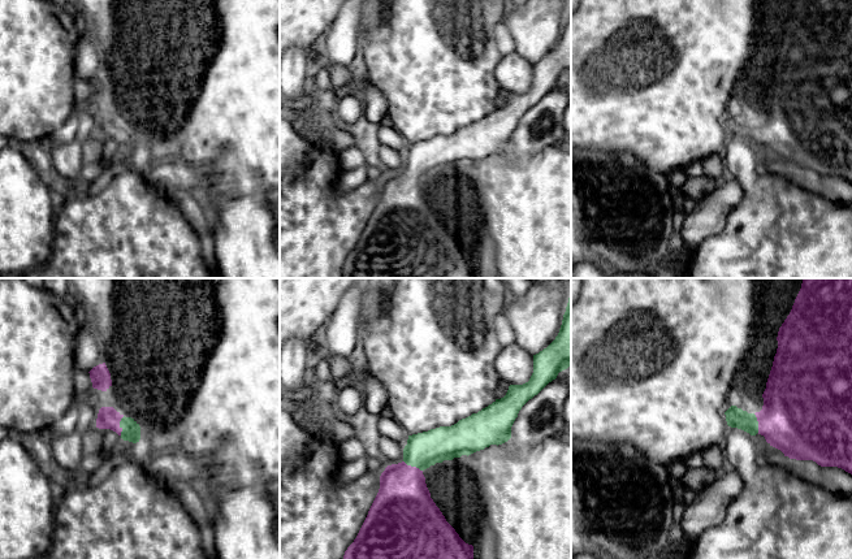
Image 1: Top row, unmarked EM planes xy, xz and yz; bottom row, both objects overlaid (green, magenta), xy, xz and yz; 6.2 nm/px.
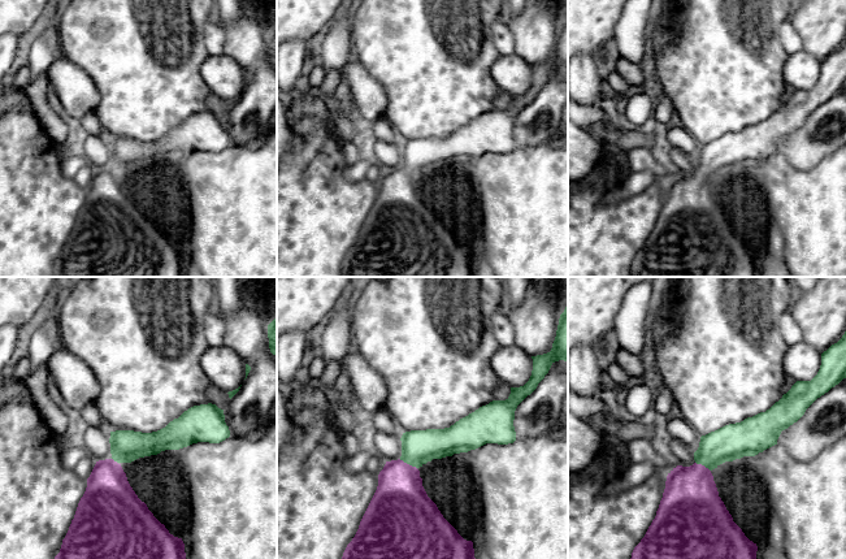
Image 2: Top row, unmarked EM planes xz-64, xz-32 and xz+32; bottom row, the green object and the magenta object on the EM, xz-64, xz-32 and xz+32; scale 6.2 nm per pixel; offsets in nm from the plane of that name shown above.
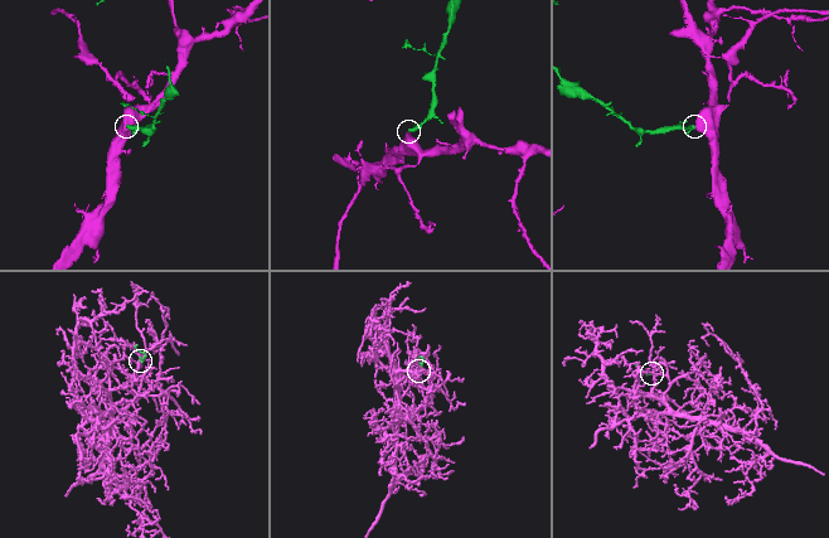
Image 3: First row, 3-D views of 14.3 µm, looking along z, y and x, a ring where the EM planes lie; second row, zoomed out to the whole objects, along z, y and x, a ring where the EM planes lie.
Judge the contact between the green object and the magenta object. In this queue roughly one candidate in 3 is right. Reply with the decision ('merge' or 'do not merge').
merge

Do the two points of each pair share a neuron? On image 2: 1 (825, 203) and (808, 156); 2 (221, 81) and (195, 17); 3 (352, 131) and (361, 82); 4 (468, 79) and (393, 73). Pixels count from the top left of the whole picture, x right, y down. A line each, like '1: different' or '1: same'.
1: different
2: different
3: different
4: same

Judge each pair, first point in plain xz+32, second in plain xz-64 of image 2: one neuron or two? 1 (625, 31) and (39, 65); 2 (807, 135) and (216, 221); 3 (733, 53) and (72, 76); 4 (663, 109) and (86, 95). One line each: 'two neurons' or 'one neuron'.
1: one neuron
2: two neurons
3: two neurons
4: one neuron

